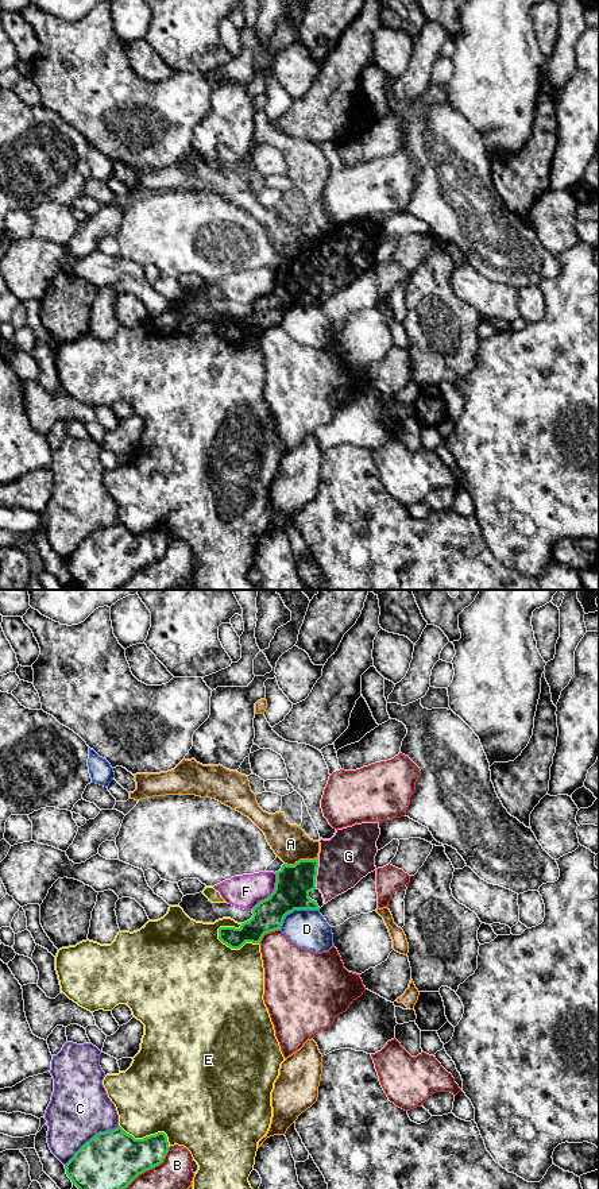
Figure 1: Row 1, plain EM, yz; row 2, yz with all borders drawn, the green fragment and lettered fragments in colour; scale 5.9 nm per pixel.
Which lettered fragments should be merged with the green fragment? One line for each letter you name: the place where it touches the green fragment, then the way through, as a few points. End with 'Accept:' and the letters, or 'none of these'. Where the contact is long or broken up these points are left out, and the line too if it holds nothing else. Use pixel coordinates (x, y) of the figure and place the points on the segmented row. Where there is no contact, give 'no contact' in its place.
G: yz (316, 873) | across yz (293, 884), (306, 875), (316, 873), (331, 873), (348, 856)
Accept: G

